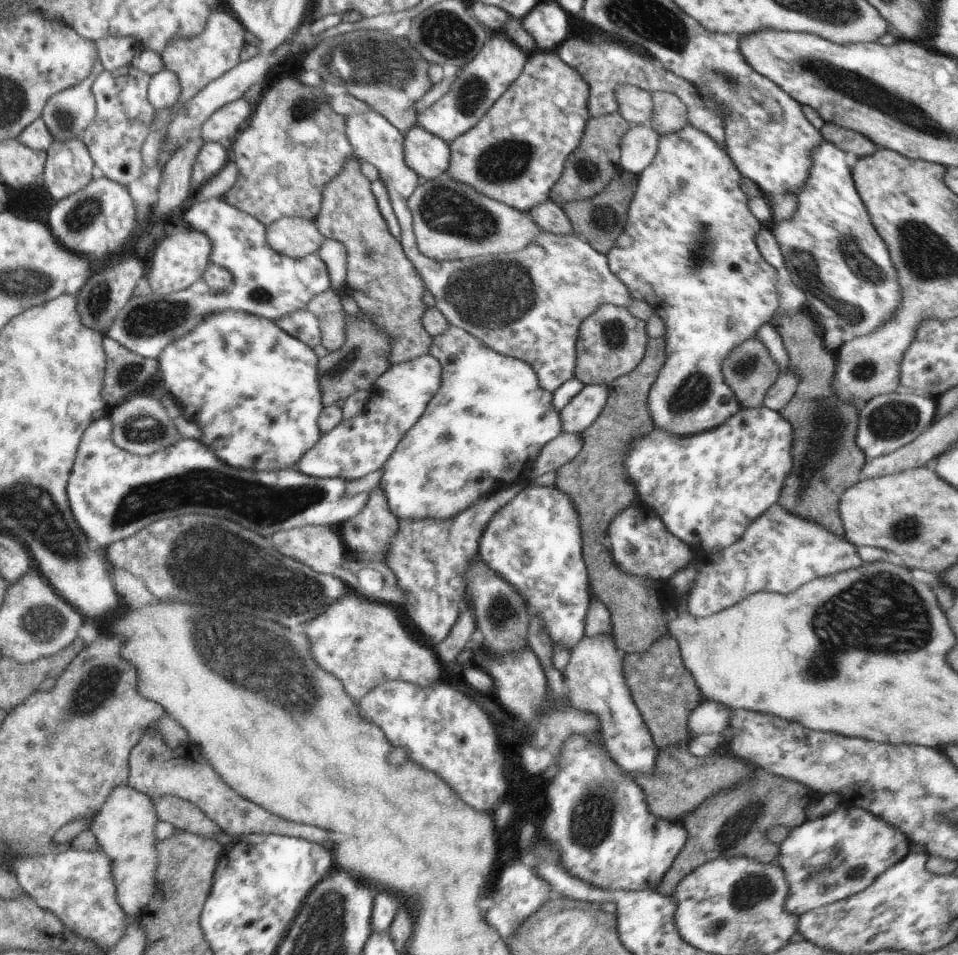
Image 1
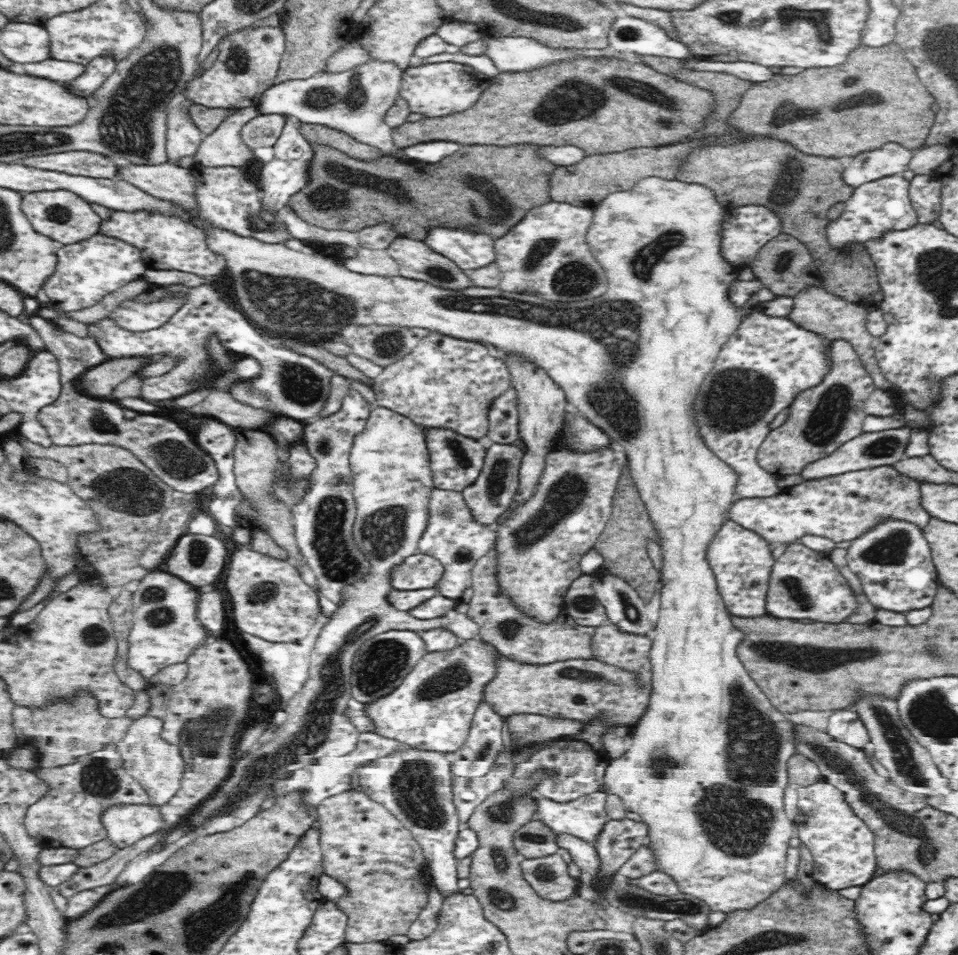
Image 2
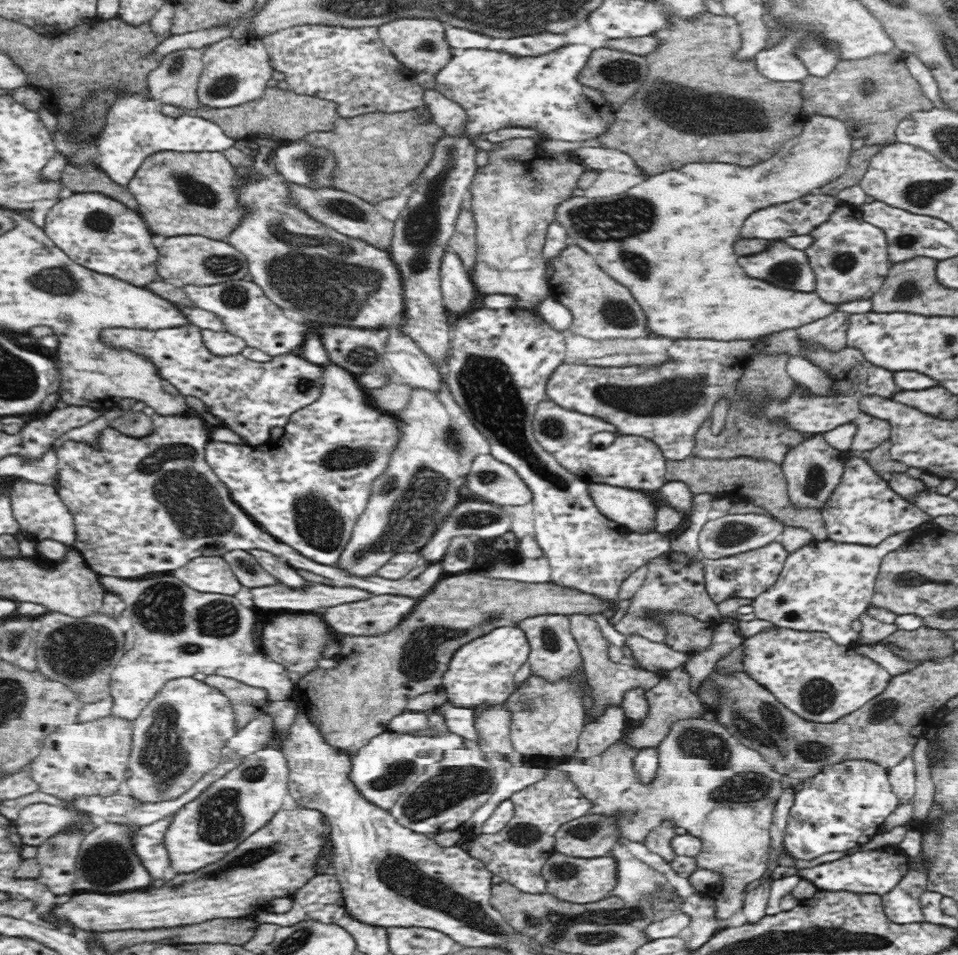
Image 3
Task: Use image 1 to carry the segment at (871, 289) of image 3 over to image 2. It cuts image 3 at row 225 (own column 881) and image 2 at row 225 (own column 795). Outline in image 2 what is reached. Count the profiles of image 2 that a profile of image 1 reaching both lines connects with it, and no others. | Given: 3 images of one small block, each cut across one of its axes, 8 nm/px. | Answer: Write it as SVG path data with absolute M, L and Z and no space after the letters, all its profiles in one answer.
M900 175L867 182L854 187L854 192L845 202L845 209L836 220L828 223L828 242L833 247L844 246L849 242L865 242L876 239L889 230L906 230L918 223L918 213L908 197L910 181Z

